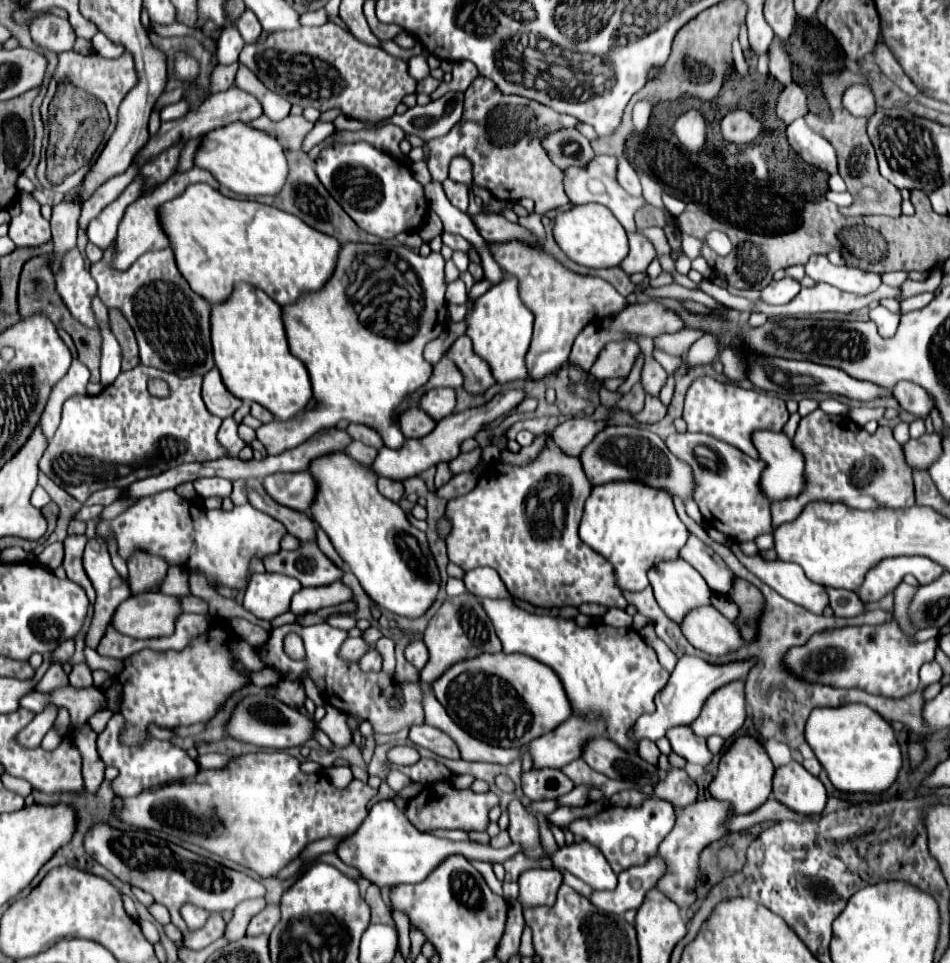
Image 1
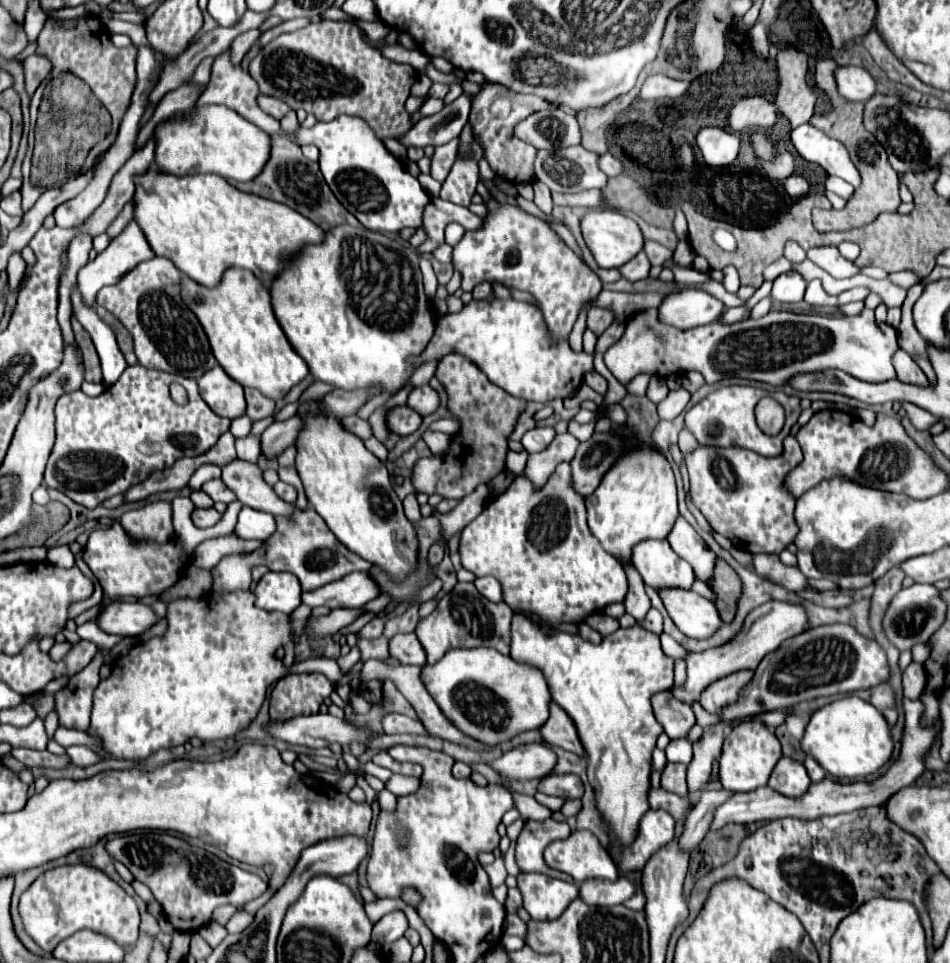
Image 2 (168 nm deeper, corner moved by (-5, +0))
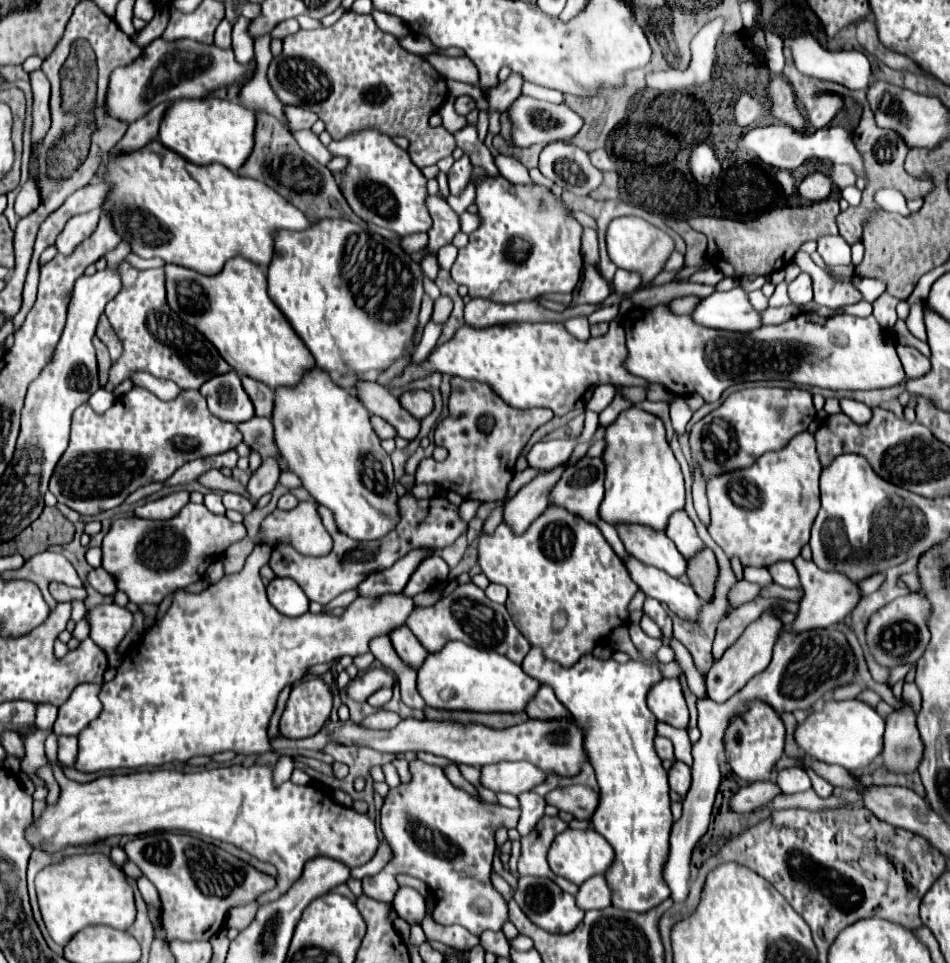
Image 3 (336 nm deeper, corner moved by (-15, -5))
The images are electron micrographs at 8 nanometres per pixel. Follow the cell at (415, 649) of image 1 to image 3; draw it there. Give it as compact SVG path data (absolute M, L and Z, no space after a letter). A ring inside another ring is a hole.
M407 626L395 628L395 630L389 634L389 638L391 638L393 648L397 650L399 658L401 658L405 664L413 666L413 668L419 668L419 664L421 664L421 662L425 660L425 656L429 654L429 652L421 646L421 642L411 634L411 630L409 630Z

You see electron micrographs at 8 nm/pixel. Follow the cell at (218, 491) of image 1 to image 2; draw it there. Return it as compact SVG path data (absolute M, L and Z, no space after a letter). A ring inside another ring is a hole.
M211 479L207 483L203 483L201 487L213 501L223 501L223 503L231 503L235 499L233 491L221 481L221 479Z

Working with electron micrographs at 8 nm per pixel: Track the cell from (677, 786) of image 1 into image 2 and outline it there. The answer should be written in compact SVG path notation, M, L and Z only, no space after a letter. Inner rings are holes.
M667 763L661 773L661 787L679 797L687 797L687 767L681 763Z

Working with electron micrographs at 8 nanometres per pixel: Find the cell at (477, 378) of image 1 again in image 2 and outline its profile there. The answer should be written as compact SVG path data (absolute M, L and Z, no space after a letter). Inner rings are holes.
M445 355L437 367L435 377L449 393L449 409L461 421L461 431L453 435L451 447L445 455L421 459L413 469L413 485L427 495L441 495L445 499L461 499L477 485L489 483L505 471L507 437L515 427L519 413L525 409L523 399L511 397L501 387L493 385L487 375L463 355Z

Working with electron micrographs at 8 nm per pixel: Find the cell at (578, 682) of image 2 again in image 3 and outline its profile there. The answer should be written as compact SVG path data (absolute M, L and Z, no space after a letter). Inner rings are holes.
M630 624L629 631L647 664L619 664L589 654L571 668L563 668L547 660L539 648L531 648L521 666L541 684L549 684L559 702L573 714L579 726L585 728L585 750L601 788L601 800L591 824L615 850L615 860L605 872L611 888L611 906L645 912L671 894L663 878L663 864L669 852L673 816L669 810L667 772L653 748L657 720L645 704L651 684L663 678L655 658L661 640L649 638L639 624Z

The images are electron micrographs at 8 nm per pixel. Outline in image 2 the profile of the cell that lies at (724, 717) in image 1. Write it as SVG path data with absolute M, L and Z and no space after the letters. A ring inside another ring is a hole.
M737 671L737 675L729 675L729 679L721 679L721 683L713 683L709 691L701 693L701 707L707 713L719 713L727 705L733 705L739 699L739 691L753 679L753 671Z

